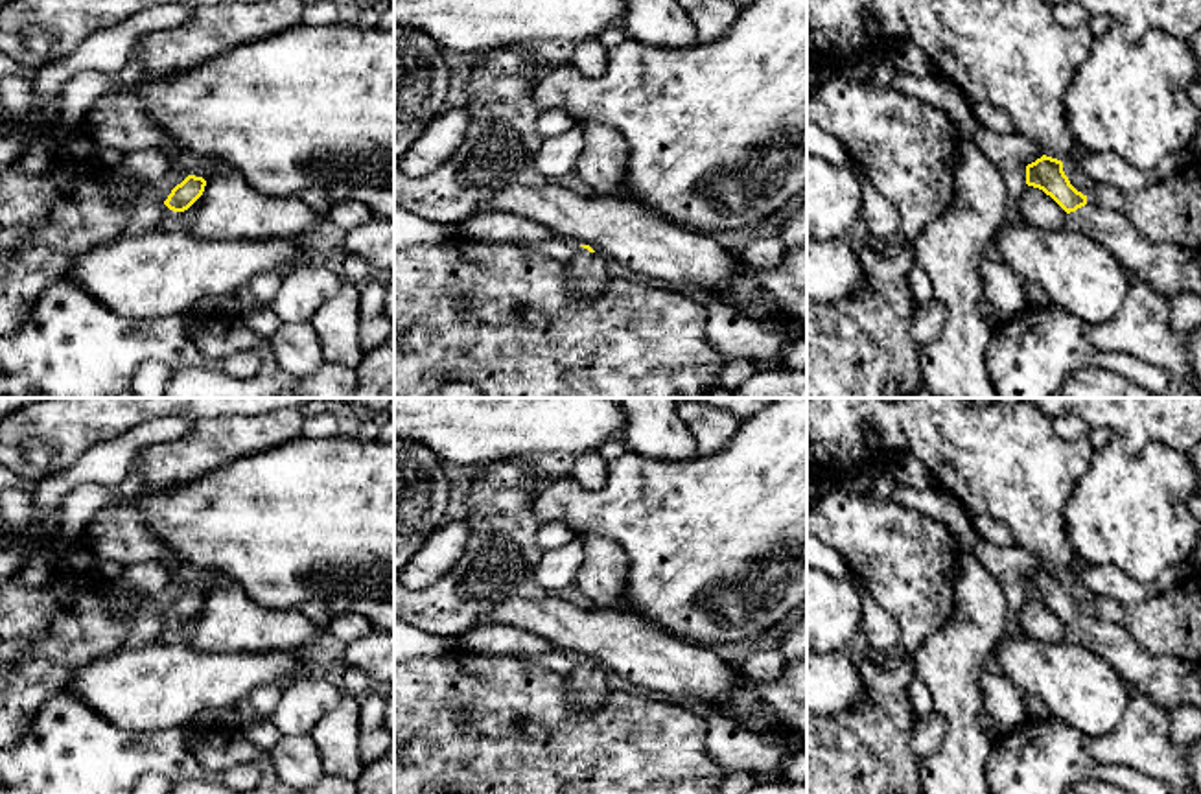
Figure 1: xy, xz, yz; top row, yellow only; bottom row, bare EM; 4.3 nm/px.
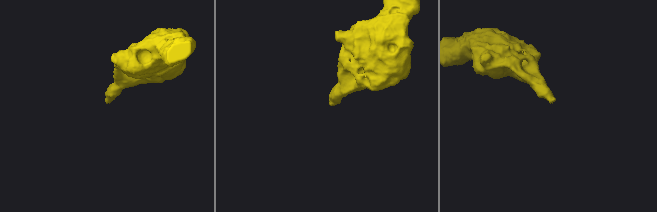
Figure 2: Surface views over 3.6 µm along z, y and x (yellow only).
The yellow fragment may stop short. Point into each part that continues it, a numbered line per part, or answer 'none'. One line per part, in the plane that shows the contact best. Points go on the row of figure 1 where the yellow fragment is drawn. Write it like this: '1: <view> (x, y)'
1: yz (1170, 269)

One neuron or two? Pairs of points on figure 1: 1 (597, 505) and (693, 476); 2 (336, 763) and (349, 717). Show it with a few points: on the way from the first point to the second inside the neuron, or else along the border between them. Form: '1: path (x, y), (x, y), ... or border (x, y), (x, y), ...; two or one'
1: path (621, 505), (656, 505), (669, 492); one
2: path (339, 752), (339, 728); one

